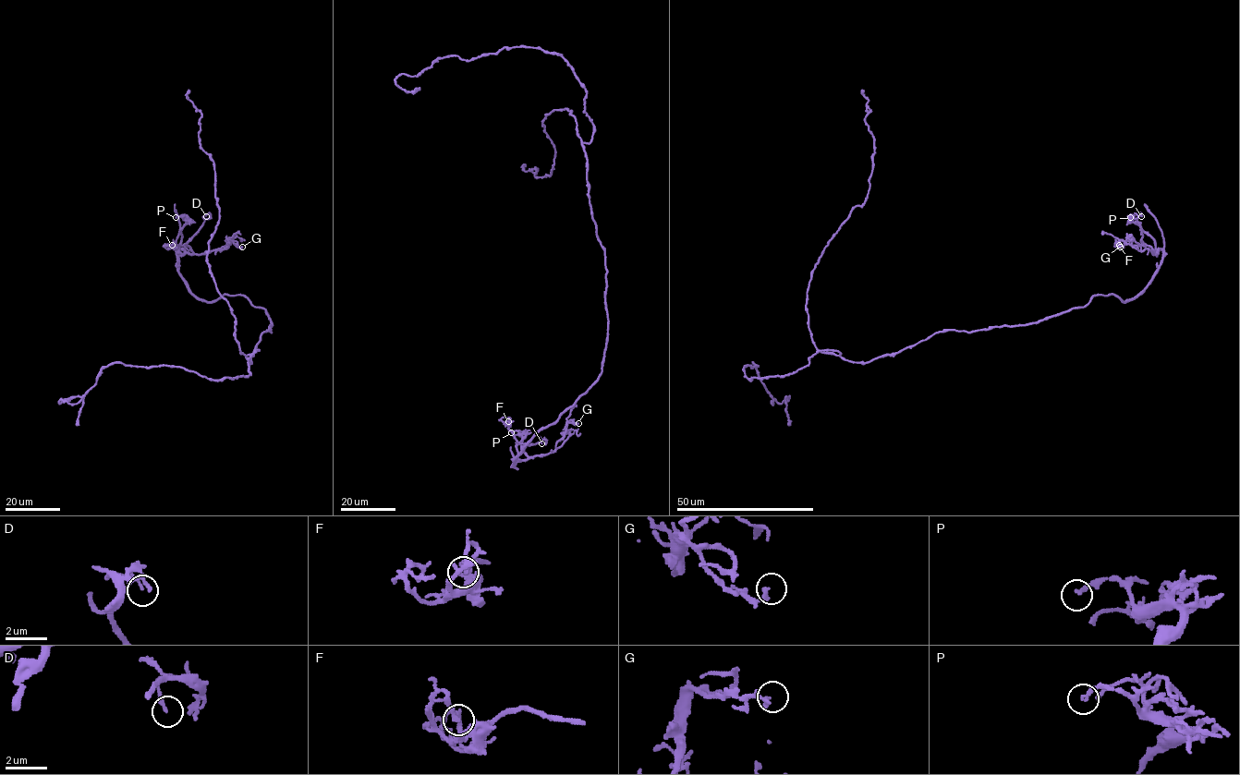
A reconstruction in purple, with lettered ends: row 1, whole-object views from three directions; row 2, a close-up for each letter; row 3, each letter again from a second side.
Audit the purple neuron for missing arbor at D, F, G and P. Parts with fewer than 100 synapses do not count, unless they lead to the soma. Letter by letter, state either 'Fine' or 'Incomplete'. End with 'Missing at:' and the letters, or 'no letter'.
D: Fine
F: Fine
G: Fine
P: Fine
Missing at: no letter

